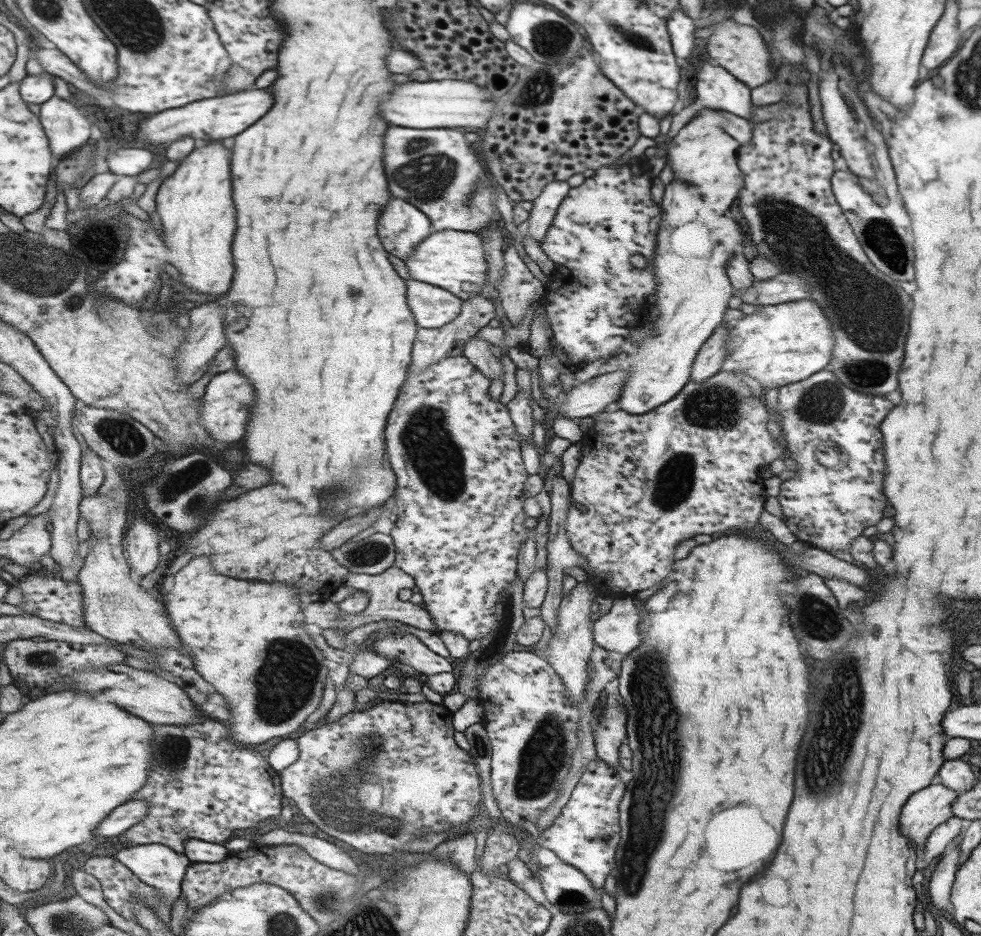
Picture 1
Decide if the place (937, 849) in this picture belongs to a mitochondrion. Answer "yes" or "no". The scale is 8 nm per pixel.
no

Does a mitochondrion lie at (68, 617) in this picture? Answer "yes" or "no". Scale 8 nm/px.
no

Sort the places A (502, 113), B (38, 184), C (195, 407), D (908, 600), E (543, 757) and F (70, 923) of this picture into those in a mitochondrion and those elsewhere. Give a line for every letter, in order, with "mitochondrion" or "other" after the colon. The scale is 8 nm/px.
A: other
B: other
C: other
D: other
E: mitochondrion
F: mitochondrion

